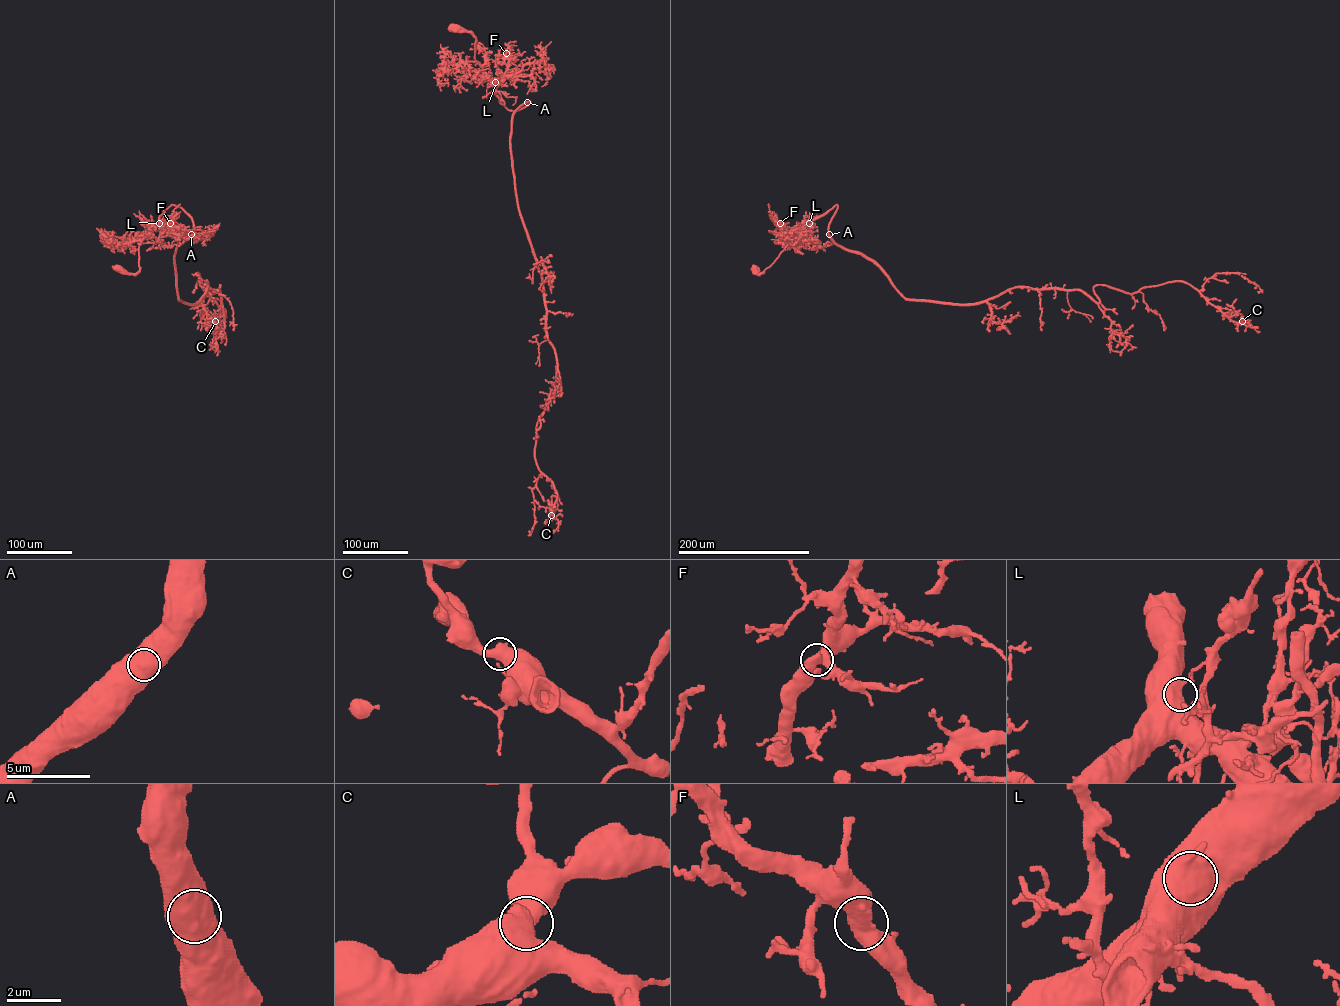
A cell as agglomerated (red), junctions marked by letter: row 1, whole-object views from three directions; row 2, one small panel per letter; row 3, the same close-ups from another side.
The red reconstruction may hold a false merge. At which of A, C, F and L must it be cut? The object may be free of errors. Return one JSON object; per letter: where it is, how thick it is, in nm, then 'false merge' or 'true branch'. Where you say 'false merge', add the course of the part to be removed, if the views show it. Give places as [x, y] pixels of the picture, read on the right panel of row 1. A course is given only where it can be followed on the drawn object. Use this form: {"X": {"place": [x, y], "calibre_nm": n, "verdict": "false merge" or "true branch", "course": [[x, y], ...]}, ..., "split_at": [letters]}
{"A": {"place": [829, 234], "calibre_nm": 1050, "verdict": "true branch"}, "C": {"place": [1242, 321], "calibre_nm": 600, "verdict": "true branch"}, "F": {"place": [780, 223], "calibre_nm": 600, "verdict": "true branch"}, "L": {"place": [809, 223], "calibre_nm": 750, "verdict": "true branch"}, "split_at": []}

